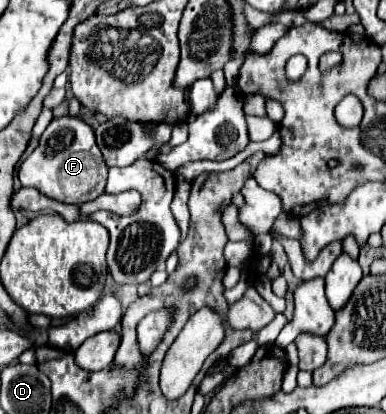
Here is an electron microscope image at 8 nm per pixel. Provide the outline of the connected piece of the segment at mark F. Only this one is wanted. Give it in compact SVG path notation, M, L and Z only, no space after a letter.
M75 116L53 118L43 132L37 148L21 162L17 172L21 186L37 188L43 196L63 204L85 204L105 192L107 166L101 150L95 144L95 134L89 124Z

